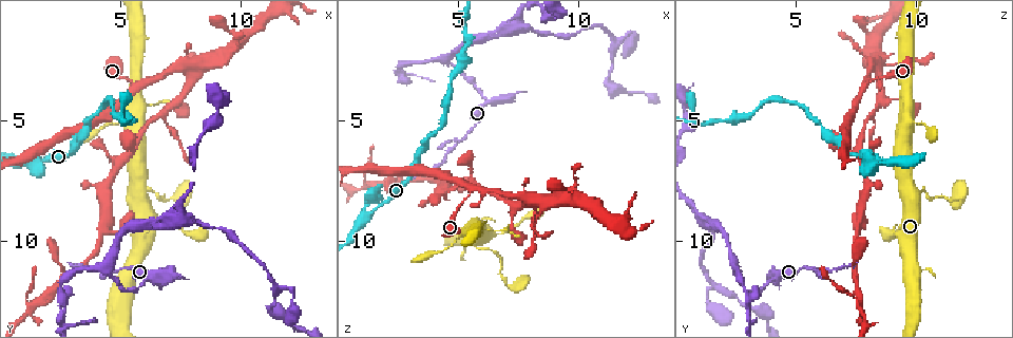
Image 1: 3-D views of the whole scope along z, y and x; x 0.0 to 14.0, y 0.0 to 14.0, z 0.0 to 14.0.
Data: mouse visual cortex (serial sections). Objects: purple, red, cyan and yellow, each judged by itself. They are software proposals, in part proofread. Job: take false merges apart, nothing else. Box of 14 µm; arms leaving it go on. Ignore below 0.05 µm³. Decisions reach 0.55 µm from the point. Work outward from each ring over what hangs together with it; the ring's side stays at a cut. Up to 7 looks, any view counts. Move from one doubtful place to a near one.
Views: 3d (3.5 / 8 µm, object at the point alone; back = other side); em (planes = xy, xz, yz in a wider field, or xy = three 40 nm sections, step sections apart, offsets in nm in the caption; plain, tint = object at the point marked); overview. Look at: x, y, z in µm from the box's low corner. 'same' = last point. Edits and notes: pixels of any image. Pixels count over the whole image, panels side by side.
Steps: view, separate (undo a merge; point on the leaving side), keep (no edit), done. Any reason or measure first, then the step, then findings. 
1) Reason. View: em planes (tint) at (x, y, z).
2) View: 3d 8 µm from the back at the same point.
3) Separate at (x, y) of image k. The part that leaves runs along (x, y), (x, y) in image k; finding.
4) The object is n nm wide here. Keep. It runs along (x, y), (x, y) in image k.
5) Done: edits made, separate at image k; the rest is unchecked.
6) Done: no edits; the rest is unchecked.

View: em xy step 5 (tint) at (5.5, 3.5, 8.0).

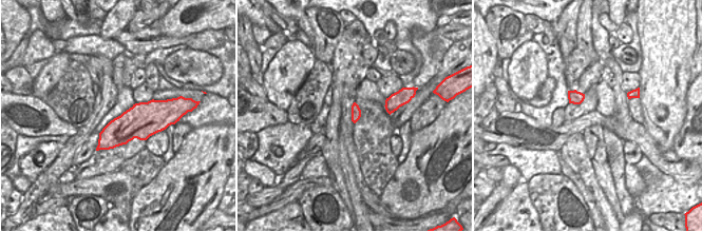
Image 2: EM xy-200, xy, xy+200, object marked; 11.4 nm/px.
View: 3d 3.5 µm at the same point.

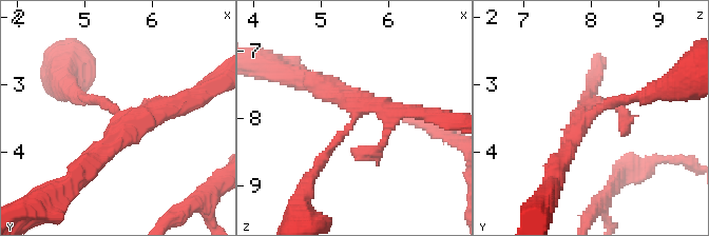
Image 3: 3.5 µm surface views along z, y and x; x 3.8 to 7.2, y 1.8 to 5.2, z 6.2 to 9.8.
Keep. It runs along (318, 162), (367, 105), (422, 114) in image 3; all the same cell.

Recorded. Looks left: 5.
Two arms in line, one across. View: 3d 3.5 µm at (5.7, 8.0, 10.0).

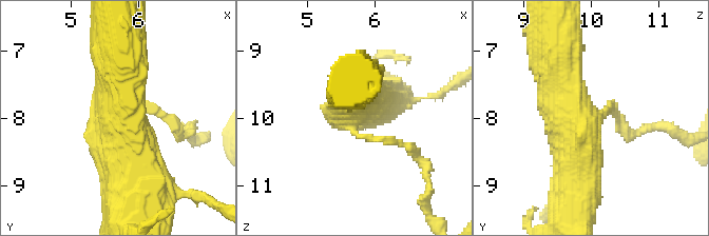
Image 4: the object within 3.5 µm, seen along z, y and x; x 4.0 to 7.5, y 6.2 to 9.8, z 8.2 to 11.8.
3 arms meet here; the arms are 100, 600, 700 nm wide. View: em planes (tint) at (5.65, 8.00, 10.10).

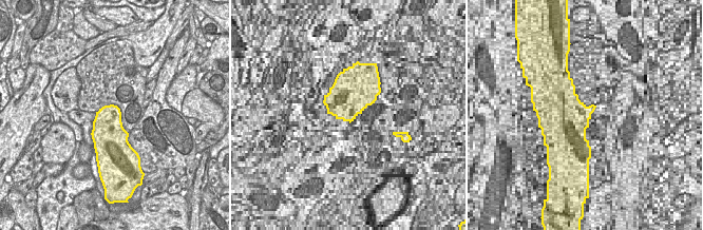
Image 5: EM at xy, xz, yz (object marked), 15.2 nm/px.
The object is 480 nm wide here. Keep. It runs along (575, 201), (575, 130), (554, 62) in image 4; continuous, no second cell.

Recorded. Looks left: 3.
Abrupt turn. View: 3d 3.5 µm from the back at (2.6, 11.6, 7.6).

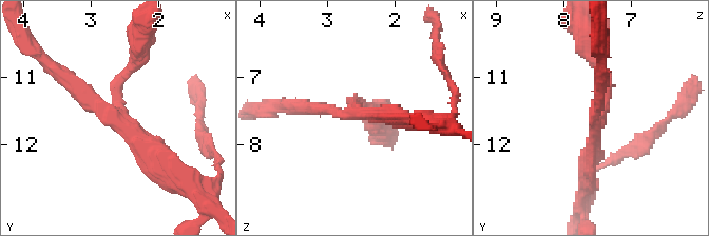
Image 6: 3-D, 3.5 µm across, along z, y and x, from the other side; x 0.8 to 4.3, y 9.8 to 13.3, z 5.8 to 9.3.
3 arms meet here; the arms are 150, 200, 250 nm wide. View: em xy step 1 (tint) at (2.75, 11.55, 7.50).

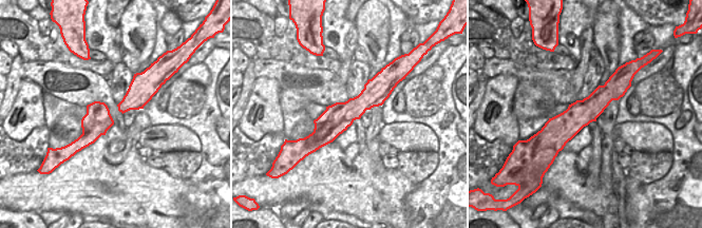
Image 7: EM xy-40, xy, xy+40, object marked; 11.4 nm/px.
Another direction. View: em xy step 2 (tint) at the same point.

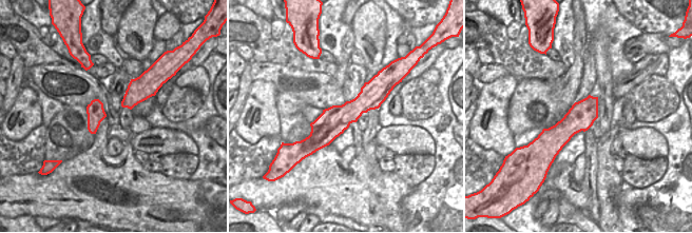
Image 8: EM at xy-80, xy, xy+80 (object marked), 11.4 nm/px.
Keep. It runs along (385, 92), (375, 93), (309, 141) in image 8; all the same cell.

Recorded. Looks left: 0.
Done: no edits; the rest is unchecked.

